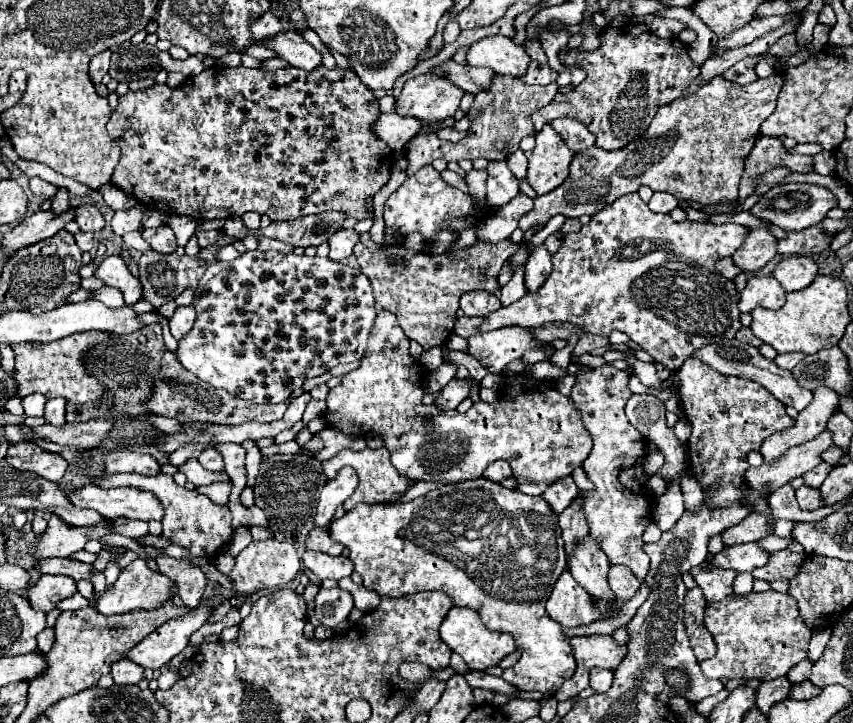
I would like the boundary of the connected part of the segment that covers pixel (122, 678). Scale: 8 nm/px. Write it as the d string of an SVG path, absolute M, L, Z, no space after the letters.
M125 658L113 664L111 674L117 684L137 684L143 678L143 668L139 664L133 664L129 658Z

